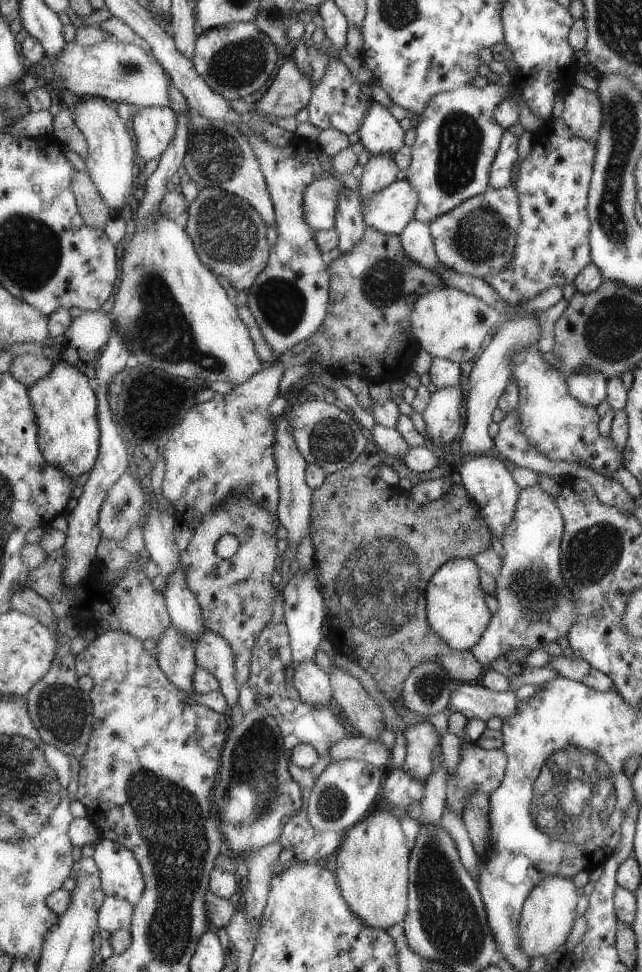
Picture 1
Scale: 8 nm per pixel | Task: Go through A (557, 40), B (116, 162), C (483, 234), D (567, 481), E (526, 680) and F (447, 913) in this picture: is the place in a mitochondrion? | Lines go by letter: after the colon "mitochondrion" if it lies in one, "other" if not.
A: other
B: other
C: mitochondrion
D: other
E: other
F: mitochondrion

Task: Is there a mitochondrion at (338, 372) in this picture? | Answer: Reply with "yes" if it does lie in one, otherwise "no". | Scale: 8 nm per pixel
no

